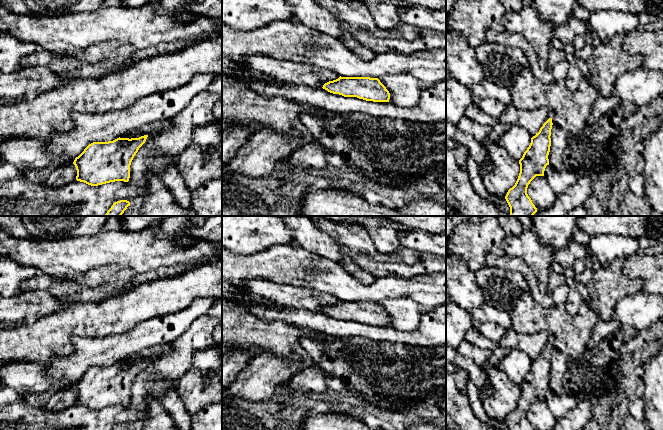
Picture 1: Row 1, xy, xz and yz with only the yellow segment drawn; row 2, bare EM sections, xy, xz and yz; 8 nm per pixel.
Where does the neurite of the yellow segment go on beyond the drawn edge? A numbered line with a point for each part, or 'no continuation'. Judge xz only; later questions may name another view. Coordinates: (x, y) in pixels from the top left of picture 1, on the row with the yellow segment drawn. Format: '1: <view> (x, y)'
no continuation

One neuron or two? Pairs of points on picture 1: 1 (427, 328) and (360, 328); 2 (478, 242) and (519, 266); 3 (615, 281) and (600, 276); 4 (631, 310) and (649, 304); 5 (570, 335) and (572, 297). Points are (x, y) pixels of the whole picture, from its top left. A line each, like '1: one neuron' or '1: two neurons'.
1: one neuron
2: two neurons
3: one neuron
4: one neuron
5: two neurons

